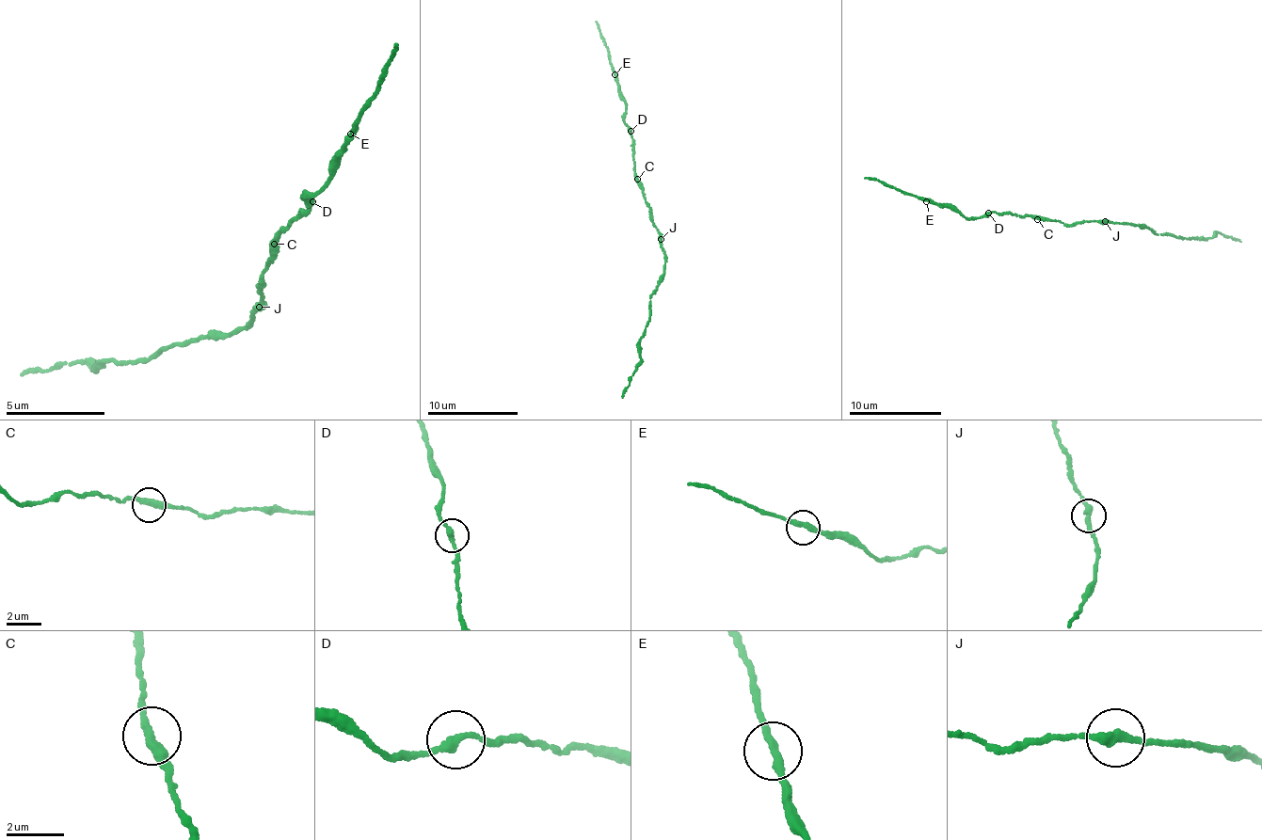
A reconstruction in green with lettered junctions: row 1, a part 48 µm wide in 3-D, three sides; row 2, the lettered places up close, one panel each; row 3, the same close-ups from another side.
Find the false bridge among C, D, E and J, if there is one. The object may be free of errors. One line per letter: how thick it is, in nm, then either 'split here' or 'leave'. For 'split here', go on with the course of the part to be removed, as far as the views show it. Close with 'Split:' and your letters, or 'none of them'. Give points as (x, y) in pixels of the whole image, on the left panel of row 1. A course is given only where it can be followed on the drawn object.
C: 320 nm thick; leave
D: 260 nm thick; leave
E: 280 nm thick; leave
J: 320 nm thick; leave
Split: none of them

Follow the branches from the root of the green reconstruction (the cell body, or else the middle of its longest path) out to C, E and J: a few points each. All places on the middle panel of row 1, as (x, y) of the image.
C: (649, 206), (637, 179)
E: (649, 206), (634, 171), (632, 137), (624, 122), (626, 104), (615, 74)
J: (649, 206), (650, 220), (661, 239)

